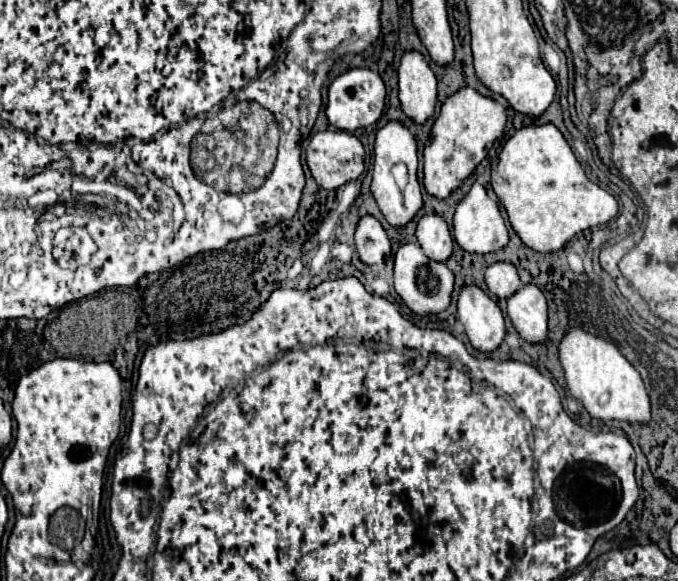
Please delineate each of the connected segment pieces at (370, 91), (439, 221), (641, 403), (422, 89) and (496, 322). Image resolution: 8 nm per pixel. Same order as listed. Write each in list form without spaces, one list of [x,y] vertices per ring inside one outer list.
[[[350,69],[344,75],[336,77],[328,87],[326,117],[336,129],[356,131],[360,127],[374,125],[380,119],[384,111],[384,101],[386,101],[386,85],[378,73],[370,69]]]
[[[424,215],[418,221],[416,237],[424,253],[438,263],[444,263],[452,255],[452,235],[448,231],[448,225],[442,217],[438,215]]]
[[[572,327],[560,341],[560,363],[566,375],[566,387],[576,397],[590,417],[618,419],[628,423],[650,421],[650,399],[640,379],[640,373],[626,361],[614,343],[608,343],[596,335]]]
[[[408,51],[398,69],[402,113],[416,125],[424,125],[436,111],[438,85],[432,69],[418,51]]]
[[[470,285],[470,287],[462,289],[462,293],[458,297],[458,321],[464,325],[464,331],[472,343],[472,347],[482,353],[490,353],[490,351],[498,349],[506,337],[506,325],[504,325],[500,307],[480,287]]]

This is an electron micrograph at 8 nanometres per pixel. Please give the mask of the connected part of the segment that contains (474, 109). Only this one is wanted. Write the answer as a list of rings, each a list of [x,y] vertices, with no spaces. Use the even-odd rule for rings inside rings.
[[[470,87],[460,89],[440,109],[432,139],[424,147],[424,187],[436,199],[448,199],[488,155],[494,141],[504,135],[506,111],[490,97],[482,97]]]

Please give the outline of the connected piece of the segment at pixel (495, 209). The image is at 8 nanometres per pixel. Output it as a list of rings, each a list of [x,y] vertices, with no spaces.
[[[474,183],[472,189],[468,191],[468,195],[458,203],[456,213],[454,213],[454,237],[458,241],[458,245],[464,251],[470,253],[478,253],[478,255],[486,255],[486,253],[496,253],[500,249],[504,249],[510,241],[508,237],[508,229],[506,223],[500,215],[500,207],[496,201],[492,201],[484,187],[480,183]]]

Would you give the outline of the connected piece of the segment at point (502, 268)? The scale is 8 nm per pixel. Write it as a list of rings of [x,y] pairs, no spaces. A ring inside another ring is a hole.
[[[496,263],[486,269],[486,285],[498,299],[508,299],[522,287],[522,281],[512,263]]]

